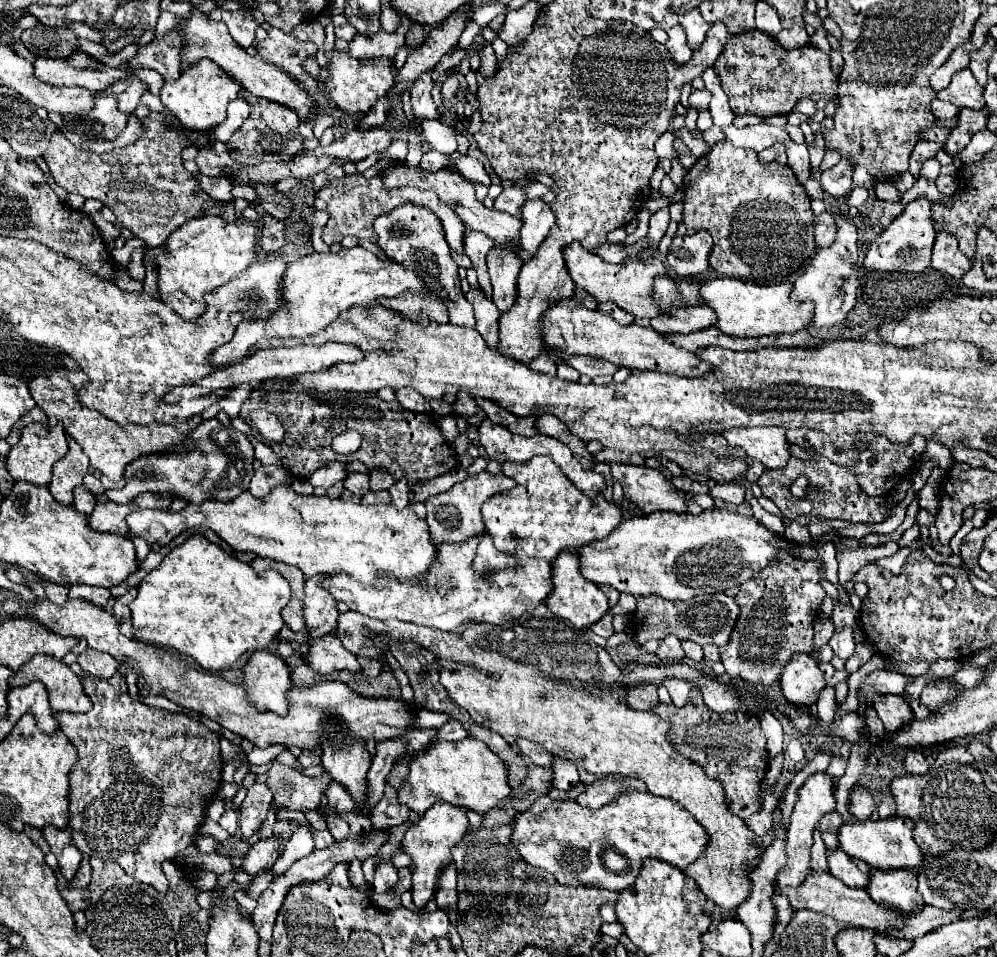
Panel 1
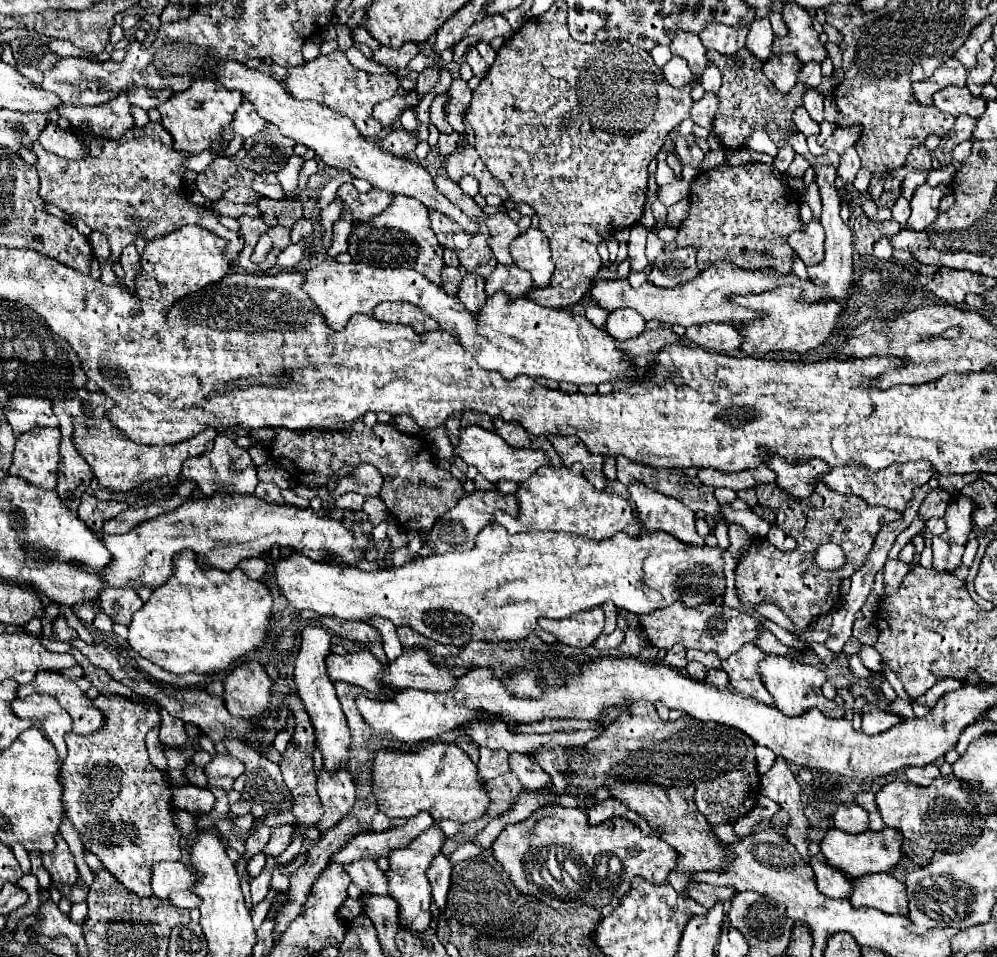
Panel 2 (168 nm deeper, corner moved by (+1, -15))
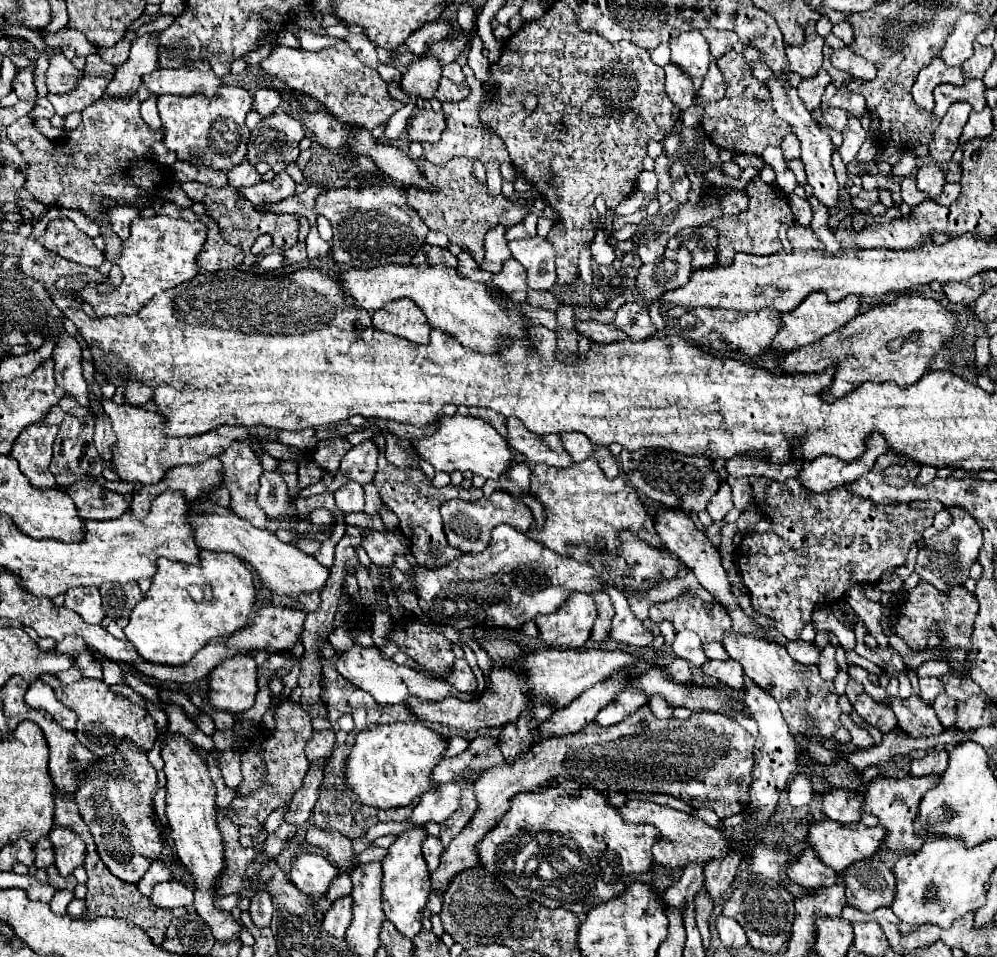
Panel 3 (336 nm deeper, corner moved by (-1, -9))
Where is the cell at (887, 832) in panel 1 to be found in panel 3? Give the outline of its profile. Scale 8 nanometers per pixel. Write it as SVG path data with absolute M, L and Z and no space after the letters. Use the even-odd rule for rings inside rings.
M822 819L816 821L810 829L808 829L808 843L810 847L818 853L818 857L830 865L836 873L846 871L852 863L862 861L862 859L870 859L880 851L880 845L886 837L886 829L882 825L876 827L866 827L864 823L850 823L850 825L840 825L832 819Z

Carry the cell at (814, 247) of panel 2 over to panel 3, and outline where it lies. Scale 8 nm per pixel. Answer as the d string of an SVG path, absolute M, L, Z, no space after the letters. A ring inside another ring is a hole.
M794 223L788 227L788 241L796 251L810 251L810 249L824 249L816 233L812 231L810 225L800 225Z

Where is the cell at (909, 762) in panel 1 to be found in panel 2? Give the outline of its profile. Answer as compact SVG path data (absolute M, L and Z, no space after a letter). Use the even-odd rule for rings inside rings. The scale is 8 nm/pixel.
M930 763L928 767L908 767L906 777L910 783L930 785L936 777L940 777L940 767L936 767L934 763Z

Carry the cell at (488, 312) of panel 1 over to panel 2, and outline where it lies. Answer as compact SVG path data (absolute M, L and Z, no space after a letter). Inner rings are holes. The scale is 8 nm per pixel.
M466 273L462 277L460 287L458 287L458 297L468 307L468 311L472 311L472 315L476 315L478 307L482 307L484 305L484 299L486 299L484 279L480 279L480 275Z

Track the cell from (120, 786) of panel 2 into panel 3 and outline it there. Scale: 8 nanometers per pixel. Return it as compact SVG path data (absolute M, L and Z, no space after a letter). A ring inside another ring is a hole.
M122 741L110 757L98 759L78 777L74 801L82 819L90 827L98 855L104 865L126 883L138 883L150 863L158 859L166 847L166 839L154 819L156 791L156 769L148 763L146 751L134 741Z

